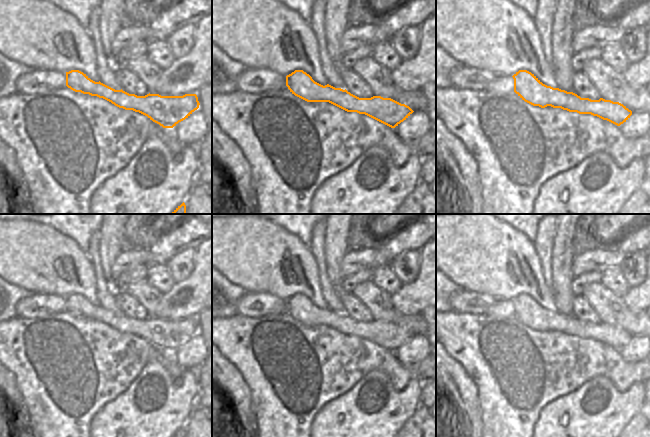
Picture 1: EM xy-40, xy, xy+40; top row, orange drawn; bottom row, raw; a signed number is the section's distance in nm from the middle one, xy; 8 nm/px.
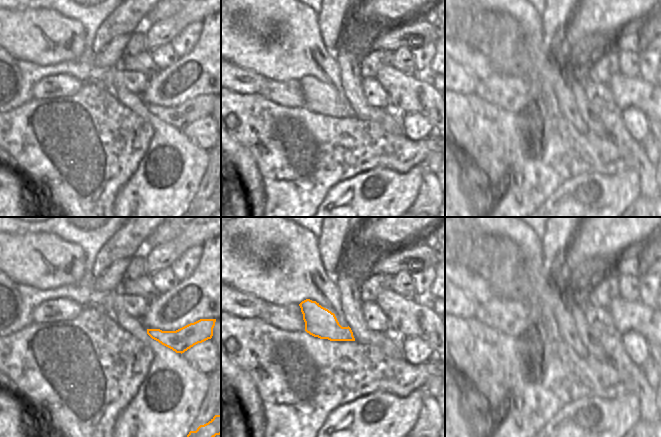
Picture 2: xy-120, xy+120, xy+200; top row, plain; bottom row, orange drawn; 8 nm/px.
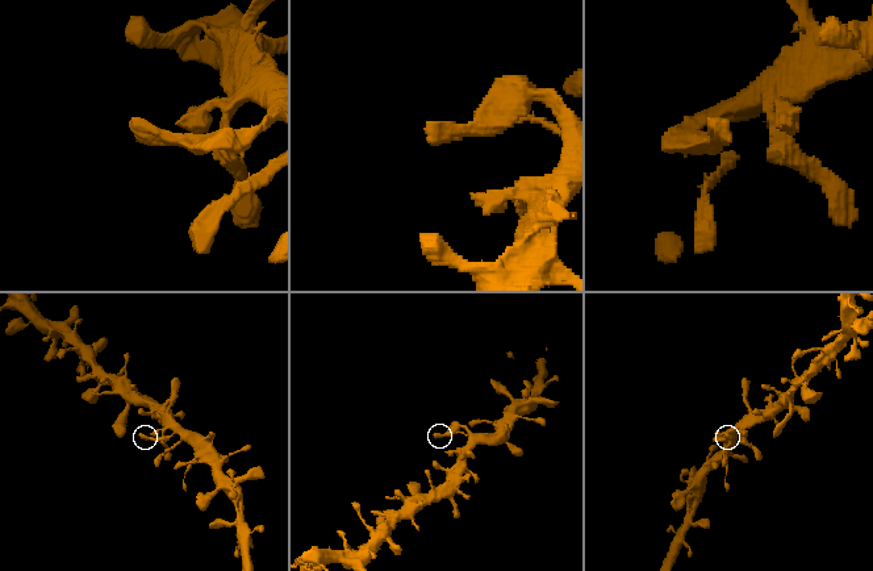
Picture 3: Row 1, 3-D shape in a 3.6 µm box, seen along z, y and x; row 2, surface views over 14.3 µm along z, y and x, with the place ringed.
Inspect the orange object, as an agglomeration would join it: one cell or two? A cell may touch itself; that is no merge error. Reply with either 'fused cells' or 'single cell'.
single cell

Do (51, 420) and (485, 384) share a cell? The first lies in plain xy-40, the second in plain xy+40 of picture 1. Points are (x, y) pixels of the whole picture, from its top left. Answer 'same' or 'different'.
same

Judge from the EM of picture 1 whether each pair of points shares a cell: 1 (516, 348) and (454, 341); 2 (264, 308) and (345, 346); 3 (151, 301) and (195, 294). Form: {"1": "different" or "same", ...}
{"1": "same", "2": "different", "3": "different"}

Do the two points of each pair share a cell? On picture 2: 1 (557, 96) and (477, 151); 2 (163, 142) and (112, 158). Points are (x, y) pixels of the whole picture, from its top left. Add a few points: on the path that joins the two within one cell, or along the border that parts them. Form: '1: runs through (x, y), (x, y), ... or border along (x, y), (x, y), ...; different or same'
1: border along (545, 110), (549, 116), (563, 116), (567, 119); different
2: border along (149, 122), (152, 128), (152, 139), (138, 167); different

